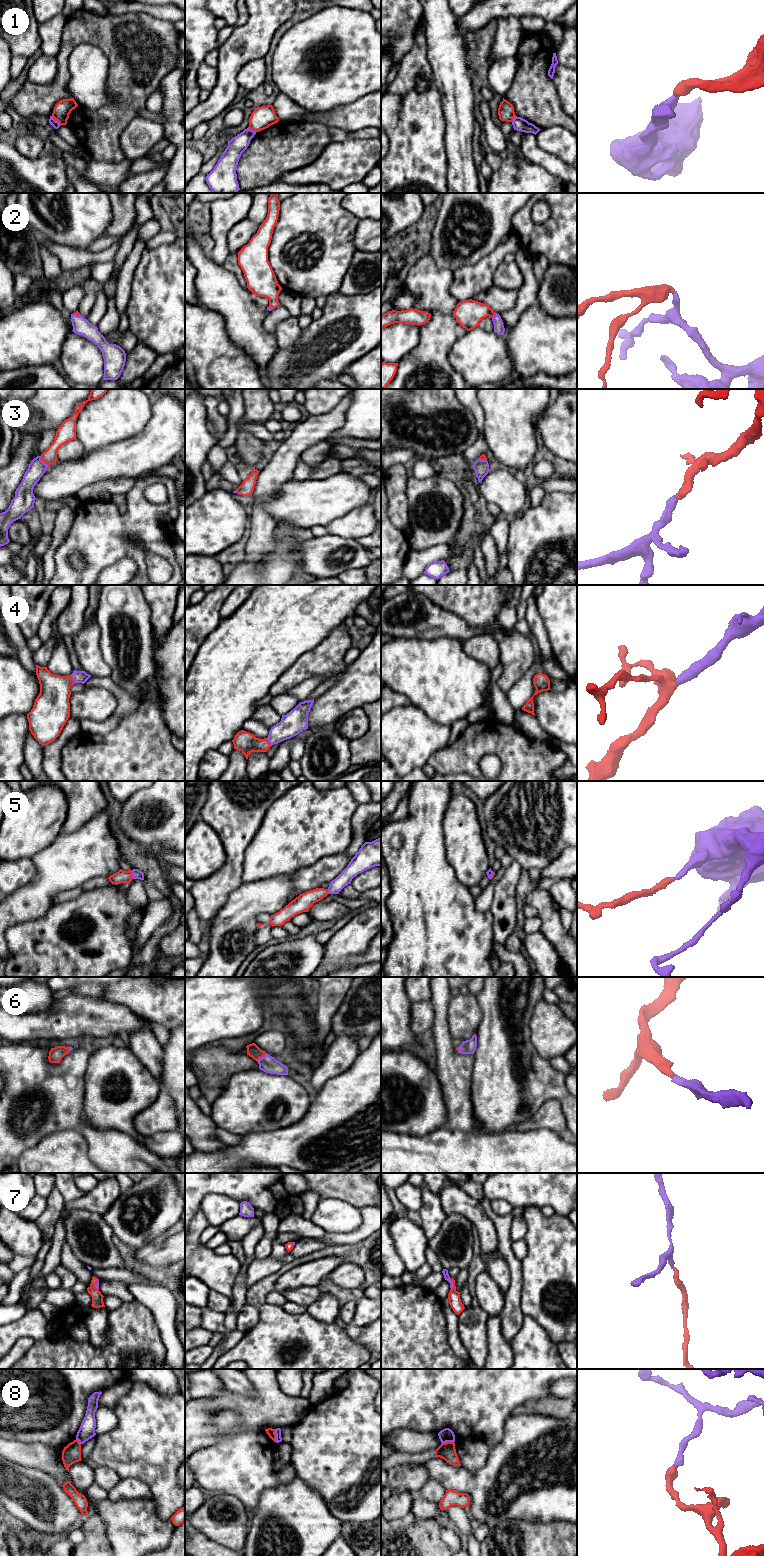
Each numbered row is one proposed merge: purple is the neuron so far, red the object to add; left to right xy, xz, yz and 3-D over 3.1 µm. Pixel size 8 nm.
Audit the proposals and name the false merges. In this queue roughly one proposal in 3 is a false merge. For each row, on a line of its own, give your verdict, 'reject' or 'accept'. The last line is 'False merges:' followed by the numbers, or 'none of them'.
1: reject
2: accept
3: accept
4: accept
5: accept
6: accept
7: accept
8: reject
False merges: 1, 8

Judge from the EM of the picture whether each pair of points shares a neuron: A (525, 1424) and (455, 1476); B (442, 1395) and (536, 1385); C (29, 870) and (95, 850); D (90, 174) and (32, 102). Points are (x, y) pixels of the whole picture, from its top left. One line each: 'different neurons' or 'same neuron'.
A: same neuron
B: same neuron
C: different neurons
D: different neurons

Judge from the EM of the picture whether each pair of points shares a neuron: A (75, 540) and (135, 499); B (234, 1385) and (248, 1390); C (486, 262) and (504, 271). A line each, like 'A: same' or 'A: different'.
A: same
B: same
C: different

